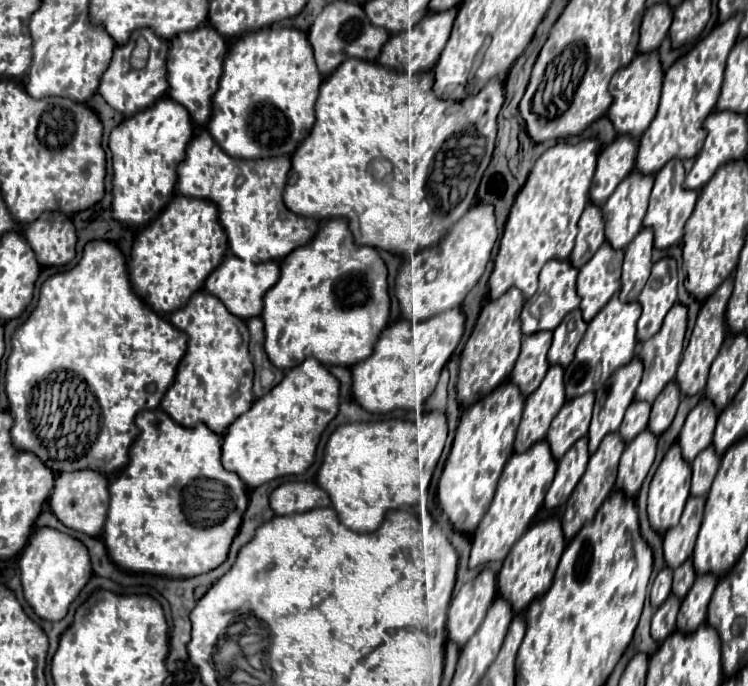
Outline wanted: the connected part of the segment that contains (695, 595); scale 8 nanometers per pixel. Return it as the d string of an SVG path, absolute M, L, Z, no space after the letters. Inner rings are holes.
M697 575L695 585L691 587L691 593L681 601L679 617L677 617L677 631L679 633L693 633L697 627L701 627L707 619L707 605L715 591L717 577L715 575Z

